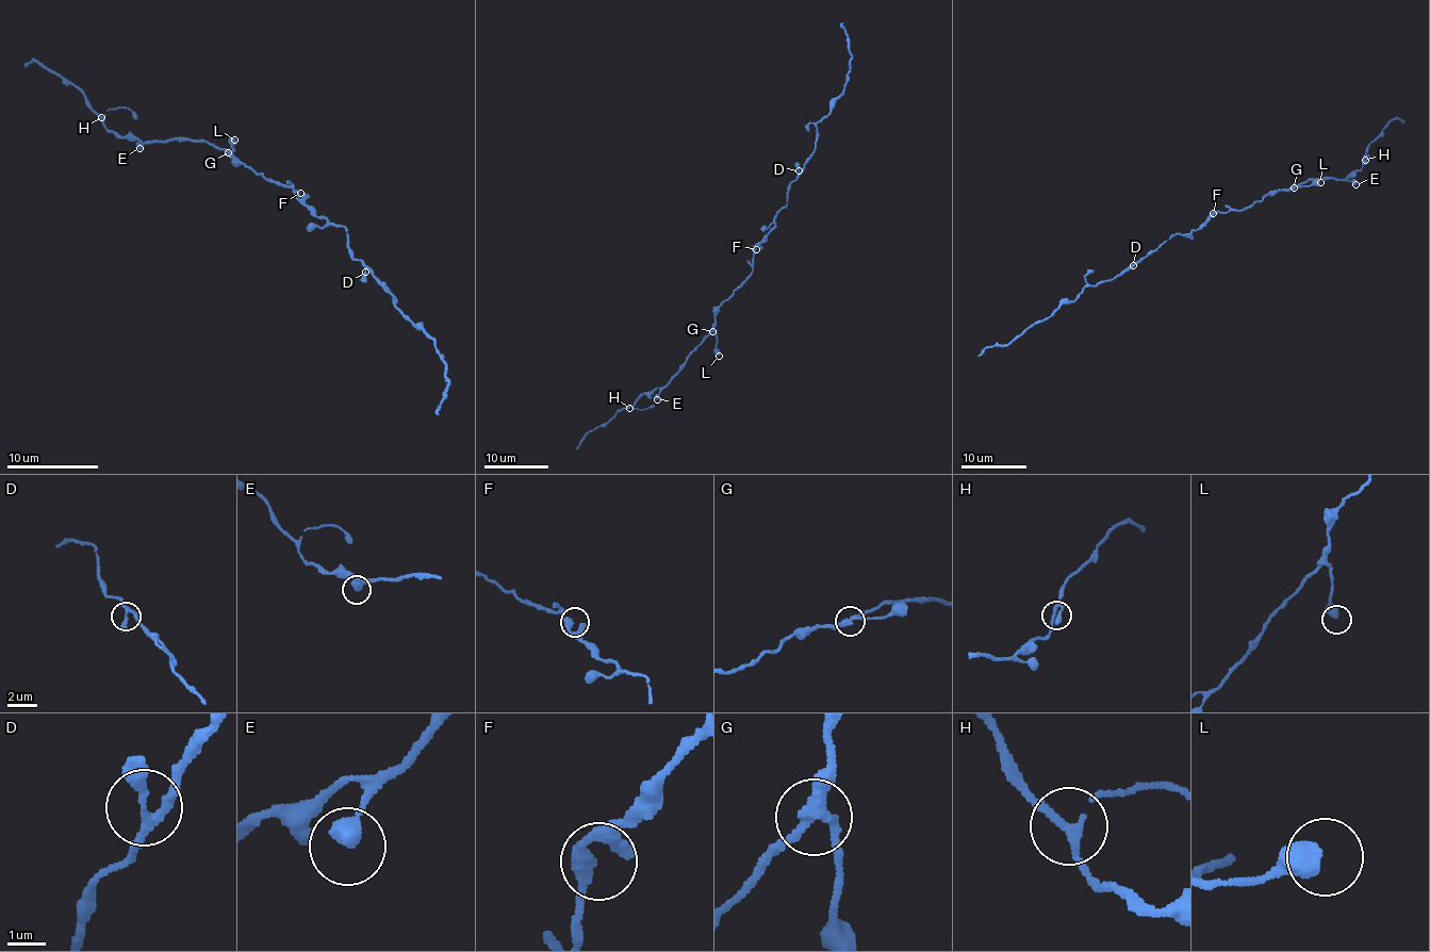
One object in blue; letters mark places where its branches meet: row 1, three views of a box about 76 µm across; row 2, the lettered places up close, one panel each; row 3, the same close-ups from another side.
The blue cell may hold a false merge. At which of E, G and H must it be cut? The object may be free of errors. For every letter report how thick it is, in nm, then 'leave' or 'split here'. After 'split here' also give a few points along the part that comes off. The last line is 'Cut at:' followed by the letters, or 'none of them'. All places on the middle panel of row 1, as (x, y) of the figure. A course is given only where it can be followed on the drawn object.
E: calibre 500 nm; leave
G: calibre 280 nm; leave
H: calibre 180 nm; leave
Cut at: none of them

